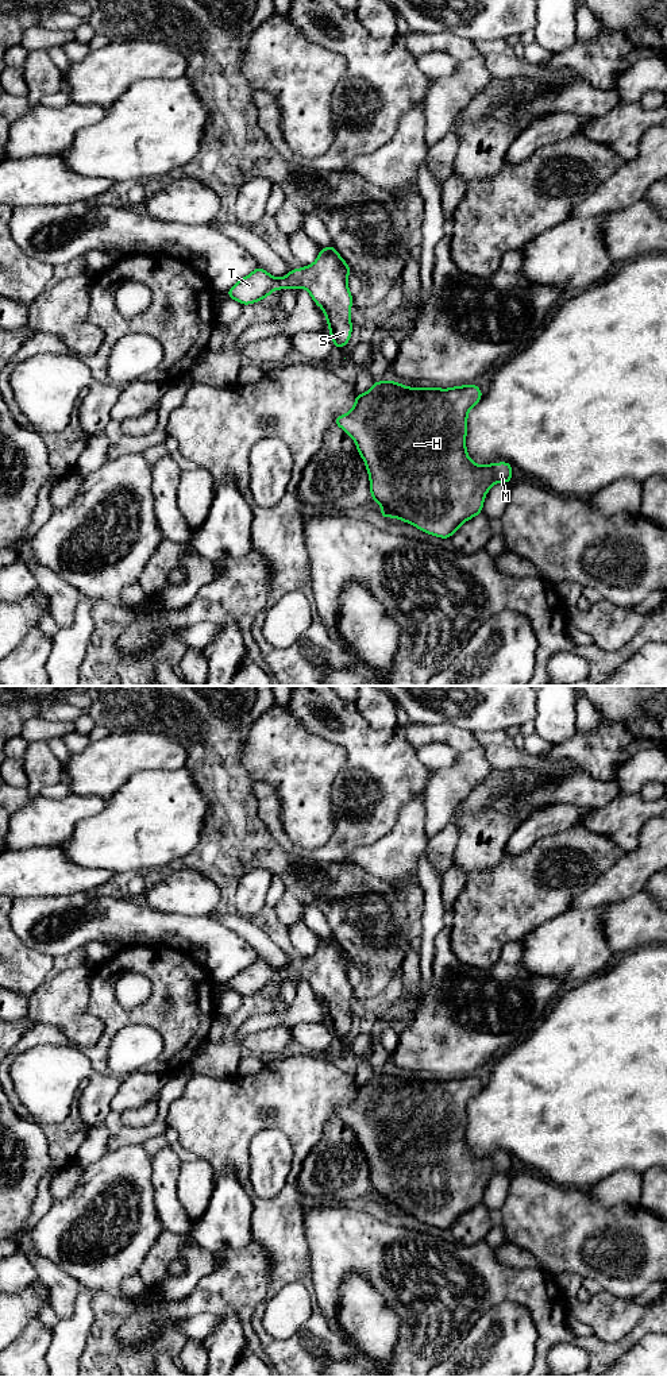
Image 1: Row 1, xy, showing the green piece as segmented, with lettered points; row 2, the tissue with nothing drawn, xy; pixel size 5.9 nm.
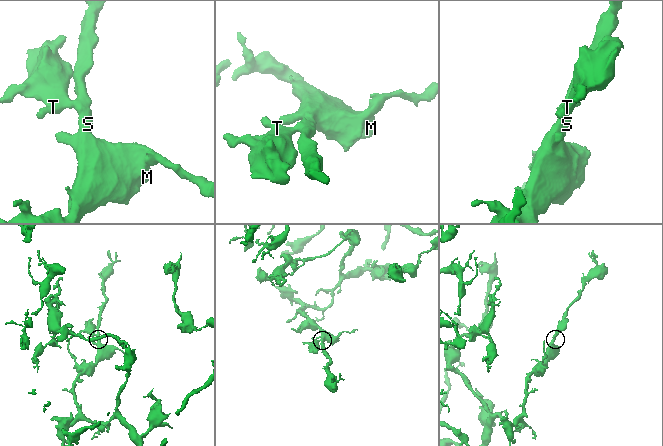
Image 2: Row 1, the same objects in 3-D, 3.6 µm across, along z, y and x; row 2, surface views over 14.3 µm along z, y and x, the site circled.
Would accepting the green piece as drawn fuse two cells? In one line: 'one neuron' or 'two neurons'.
one neuron

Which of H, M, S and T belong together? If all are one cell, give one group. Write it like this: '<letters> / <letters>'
H M S T

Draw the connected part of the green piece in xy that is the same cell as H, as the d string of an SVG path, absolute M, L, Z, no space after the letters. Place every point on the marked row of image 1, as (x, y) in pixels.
M392 381L374 382L362 396L355 394L350 413L338 416L335 425L344 429L355 441L370 477L371 500L382 506L381 518L396 517L429 535L450 539L471 517L482 513L487 490L497 482L512 482L512 464L508 462L486 466L475 464L466 451L467 413L482 398L481 389L471 383L451 389L405 387Z

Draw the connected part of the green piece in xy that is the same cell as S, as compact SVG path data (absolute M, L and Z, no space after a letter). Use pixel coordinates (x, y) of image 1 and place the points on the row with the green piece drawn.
M334 244L321 248L317 259L311 266L290 269L284 278L275 278L258 266L251 274L239 279L227 296L242 305L254 304L270 296L277 289L304 288L309 292L317 306L323 308L329 325L329 335L335 348L344 347L351 338L352 323L350 309L352 294L347 279L351 267L338 254Z

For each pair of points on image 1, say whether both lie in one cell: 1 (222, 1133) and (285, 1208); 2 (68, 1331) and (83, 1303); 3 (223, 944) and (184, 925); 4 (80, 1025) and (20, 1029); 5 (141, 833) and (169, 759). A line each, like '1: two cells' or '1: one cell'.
1: one cell
2: one cell
3: one cell
4: one cell
5: two cells

